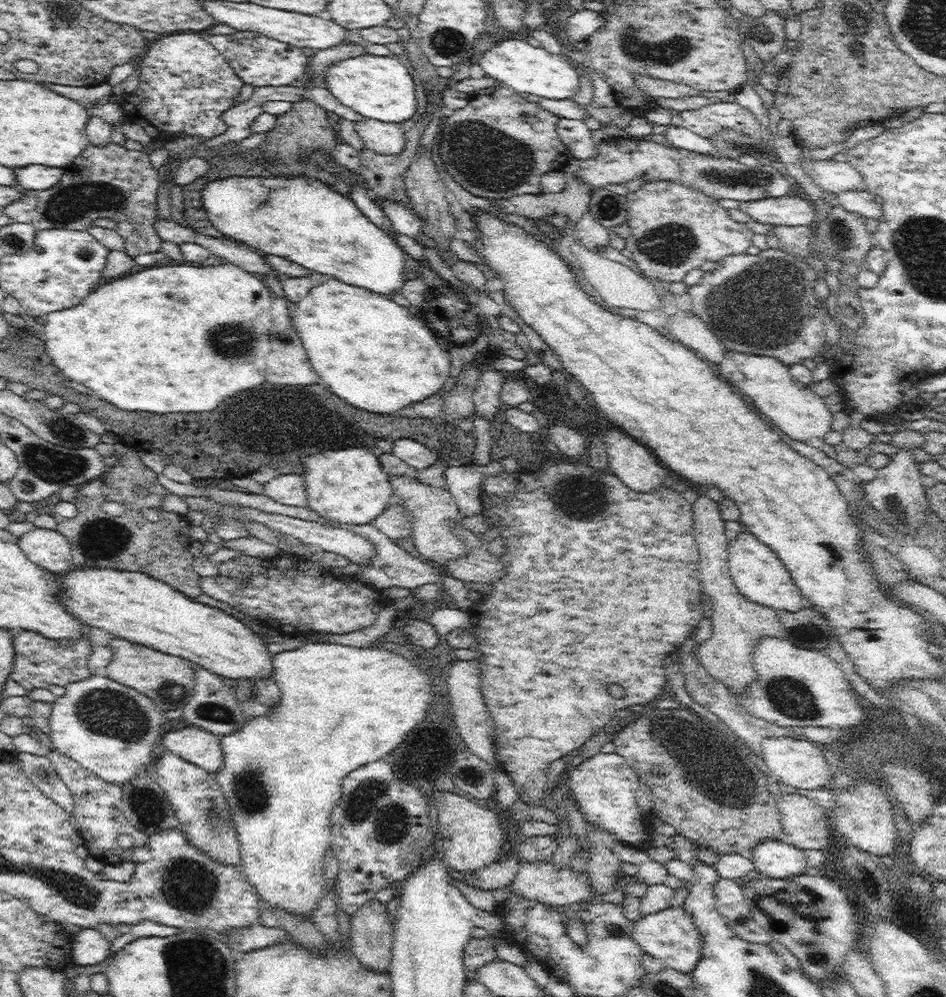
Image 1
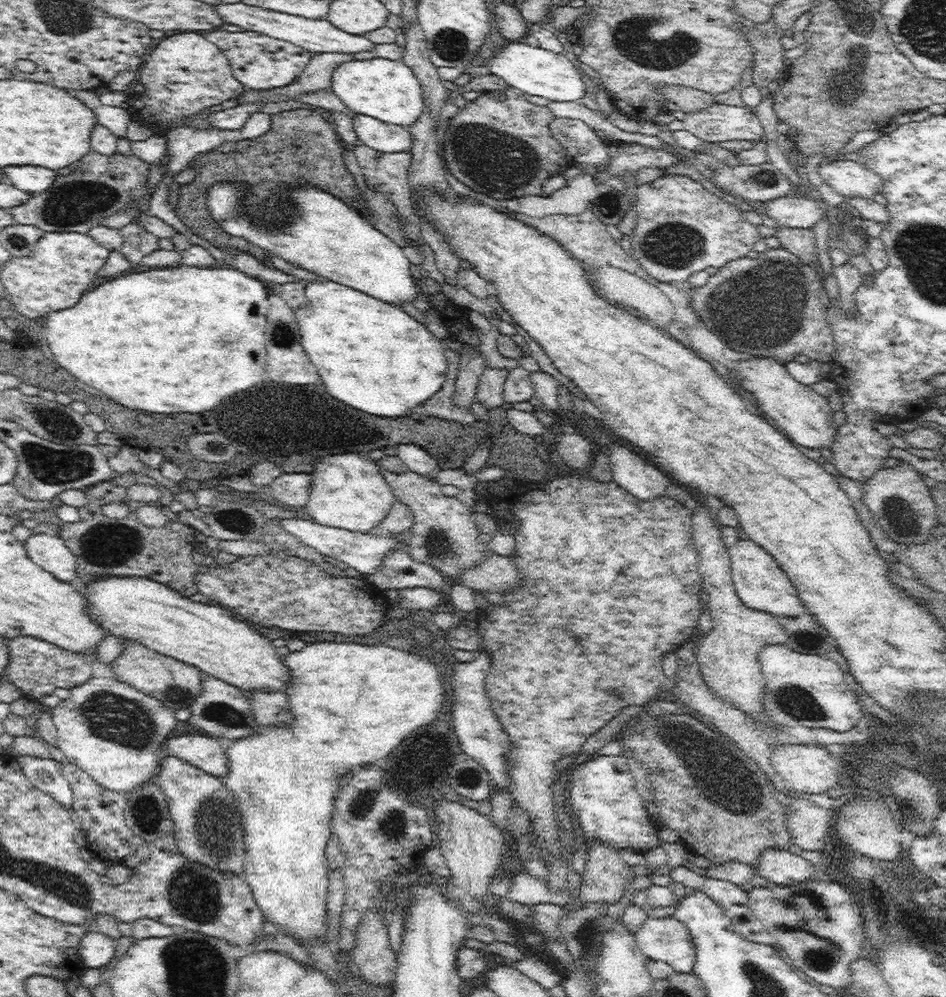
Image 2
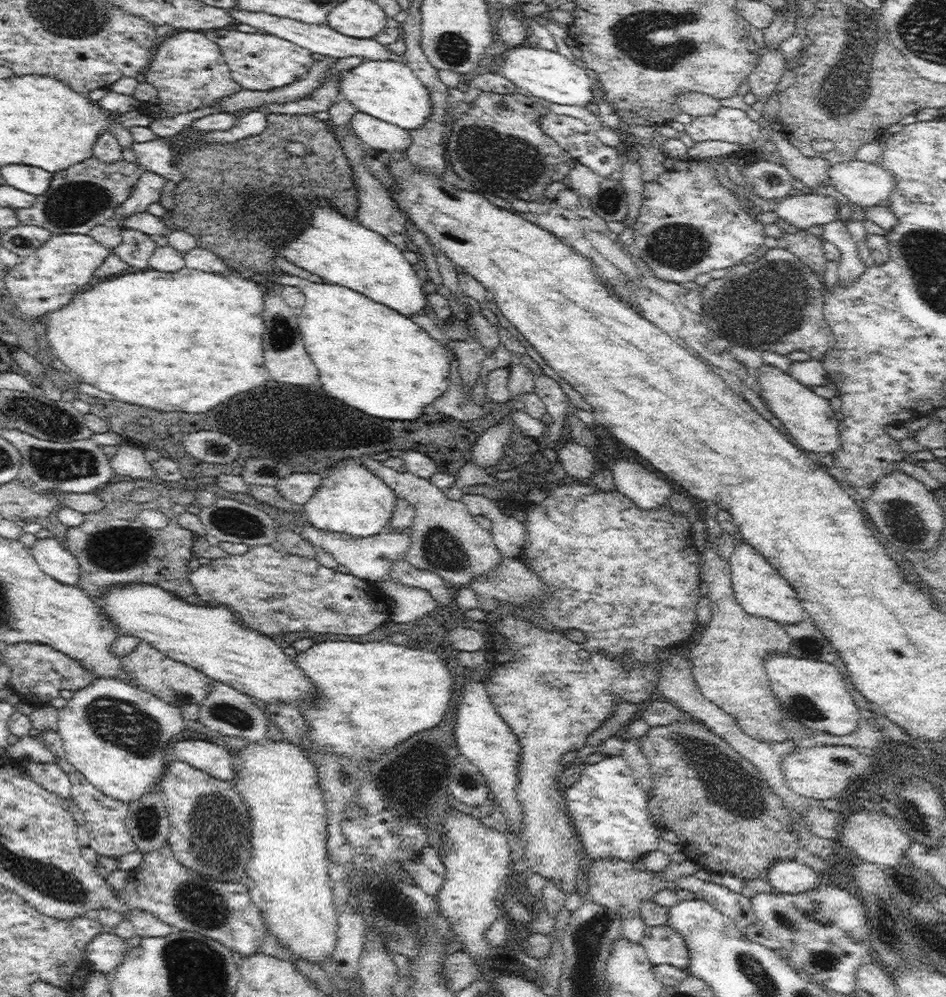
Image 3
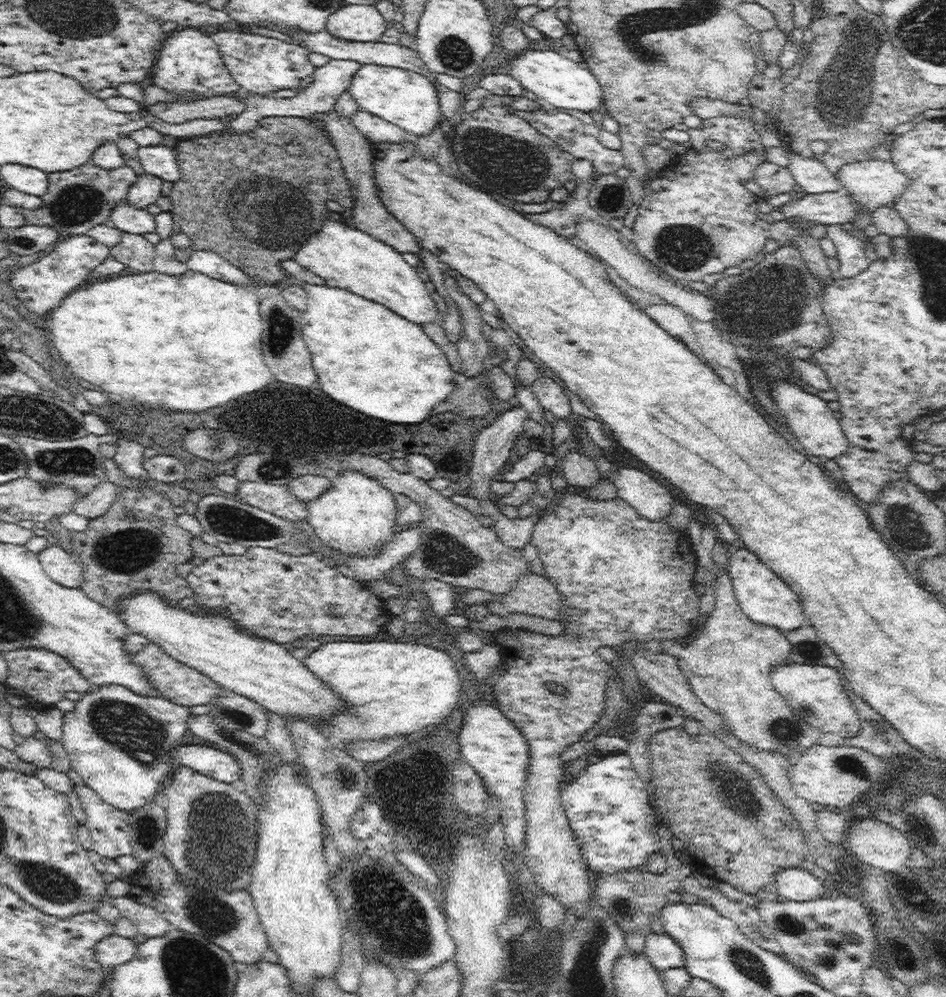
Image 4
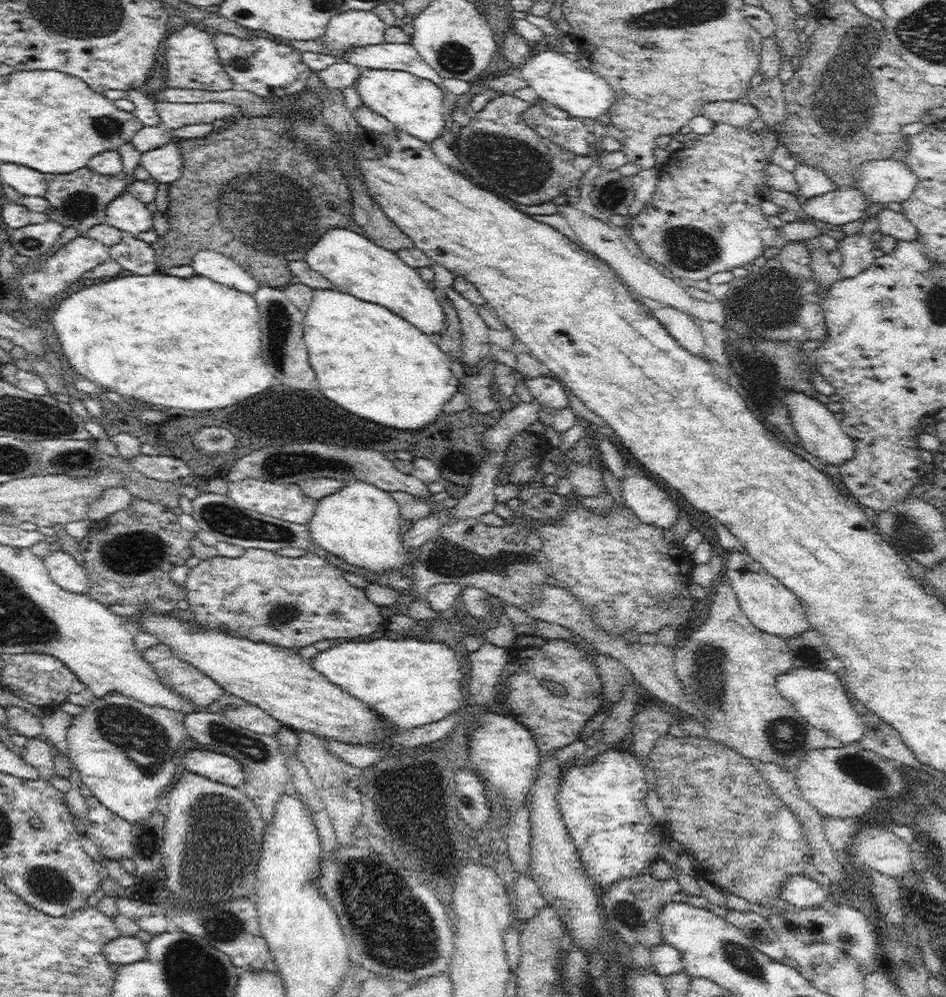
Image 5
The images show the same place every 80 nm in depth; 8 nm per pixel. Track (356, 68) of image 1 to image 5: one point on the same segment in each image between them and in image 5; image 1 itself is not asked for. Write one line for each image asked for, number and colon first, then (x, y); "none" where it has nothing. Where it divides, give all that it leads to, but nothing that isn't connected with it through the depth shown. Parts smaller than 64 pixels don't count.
2: (386, 89)
3: (389, 90)
4: (409, 99)
5: (416, 105)

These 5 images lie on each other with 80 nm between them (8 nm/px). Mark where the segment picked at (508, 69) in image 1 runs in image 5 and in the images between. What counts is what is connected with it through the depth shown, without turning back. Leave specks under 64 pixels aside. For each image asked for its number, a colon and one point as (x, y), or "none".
2: (536, 71)
3: (554, 77)
4: (548, 74)
5: (562, 82)

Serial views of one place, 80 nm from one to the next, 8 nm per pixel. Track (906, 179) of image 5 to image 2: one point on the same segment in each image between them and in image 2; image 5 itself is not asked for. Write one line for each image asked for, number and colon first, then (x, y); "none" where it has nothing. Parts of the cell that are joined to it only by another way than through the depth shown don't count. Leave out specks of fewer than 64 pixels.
2: (849, 178)
3: (865, 184)
4: (872, 183)

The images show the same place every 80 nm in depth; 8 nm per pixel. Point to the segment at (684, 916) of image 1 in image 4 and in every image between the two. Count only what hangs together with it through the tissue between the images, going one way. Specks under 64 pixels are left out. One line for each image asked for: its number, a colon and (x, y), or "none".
2: (664, 939)
3: (663, 944)
4: (663, 951)

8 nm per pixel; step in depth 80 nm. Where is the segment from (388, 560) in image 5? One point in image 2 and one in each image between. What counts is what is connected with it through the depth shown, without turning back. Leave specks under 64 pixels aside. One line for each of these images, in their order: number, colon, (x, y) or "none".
2: (348, 491)
3: (352, 500)
4: (356, 515)

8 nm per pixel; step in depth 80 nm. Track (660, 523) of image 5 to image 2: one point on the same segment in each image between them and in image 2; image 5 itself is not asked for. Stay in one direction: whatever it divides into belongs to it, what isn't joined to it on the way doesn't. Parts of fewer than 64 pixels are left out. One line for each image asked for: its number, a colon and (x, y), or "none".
2: (640, 477)
3: (632, 479)
4: (652, 500)

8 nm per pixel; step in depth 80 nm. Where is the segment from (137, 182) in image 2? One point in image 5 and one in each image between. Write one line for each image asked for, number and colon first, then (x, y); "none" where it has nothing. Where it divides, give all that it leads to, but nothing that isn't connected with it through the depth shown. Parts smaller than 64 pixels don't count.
3: (85, 195)
4: (76, 200)
5: (79, 199)

